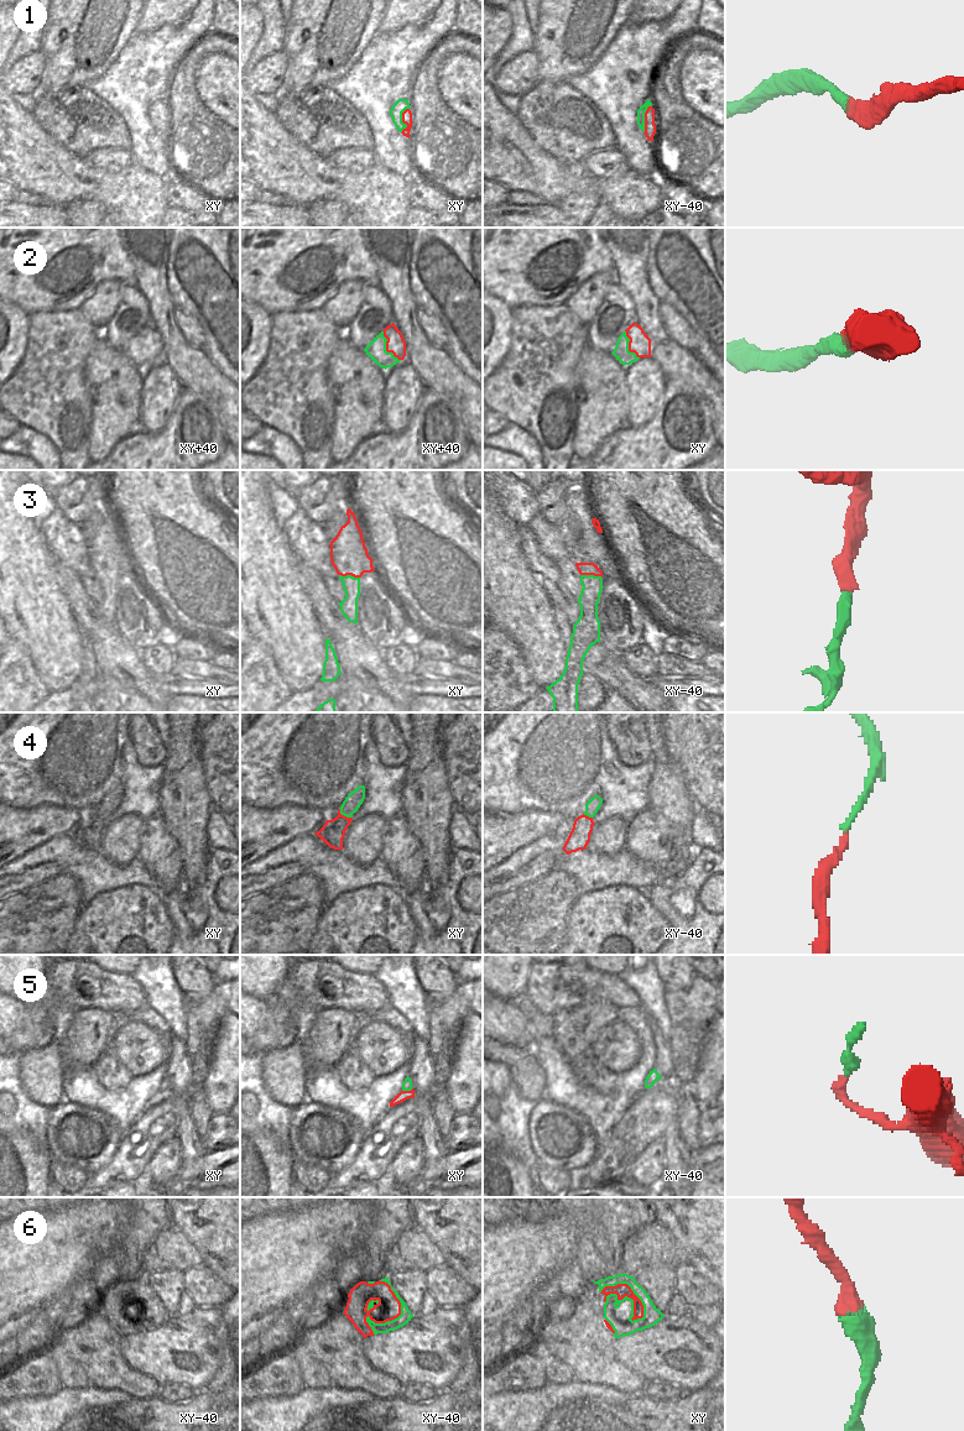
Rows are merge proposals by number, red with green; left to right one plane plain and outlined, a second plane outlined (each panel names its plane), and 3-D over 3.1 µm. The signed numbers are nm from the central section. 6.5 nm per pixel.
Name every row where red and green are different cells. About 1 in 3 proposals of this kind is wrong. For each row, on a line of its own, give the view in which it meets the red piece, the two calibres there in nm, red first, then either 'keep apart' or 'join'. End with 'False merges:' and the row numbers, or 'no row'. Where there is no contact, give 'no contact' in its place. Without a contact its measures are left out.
1: contact in xy; calibres 60 and 80 nm; join
2: contact in xy+40; calibres 120 and 120 nm; join
3: contact in xy-40; calibres 80 and 130 nm; keep apart
4: contact in xy; calibres 160 and 110 nm; join
5: contact in xy; calibres 70 and 60 nm; keep apart
6: contact in xy; calibres 90 and 150 nm; join
False merges: 3, 5

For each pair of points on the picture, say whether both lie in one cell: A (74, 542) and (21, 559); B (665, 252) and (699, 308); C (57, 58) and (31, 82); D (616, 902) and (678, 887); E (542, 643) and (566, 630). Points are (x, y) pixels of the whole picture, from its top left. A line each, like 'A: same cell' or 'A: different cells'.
A: different cells
B: same cell
C: different cells
D: different cells
E: different cells

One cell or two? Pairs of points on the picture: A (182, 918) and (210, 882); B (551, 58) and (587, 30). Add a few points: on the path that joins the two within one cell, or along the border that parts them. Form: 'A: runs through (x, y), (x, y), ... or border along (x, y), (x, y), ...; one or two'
A: runs through (192, 910), (206, 892); one
B: runs through (559, 50), (578, 31); one

